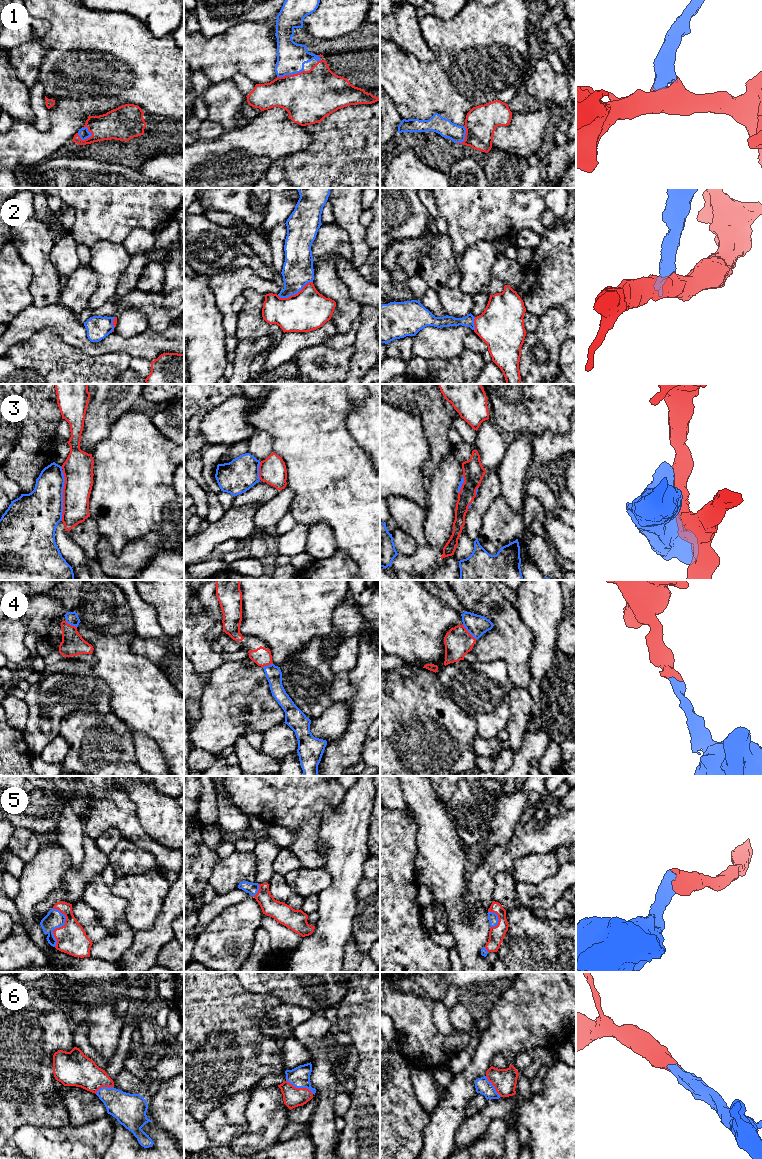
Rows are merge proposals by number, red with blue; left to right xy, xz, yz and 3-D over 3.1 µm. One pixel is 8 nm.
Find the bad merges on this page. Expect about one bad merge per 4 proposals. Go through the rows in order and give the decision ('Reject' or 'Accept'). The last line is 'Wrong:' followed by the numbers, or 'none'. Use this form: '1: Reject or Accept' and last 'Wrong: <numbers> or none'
1: Accept
2: Reject
3: Reject
4: Accept
5: Accept
6: Accept
Wrong: 2, 3

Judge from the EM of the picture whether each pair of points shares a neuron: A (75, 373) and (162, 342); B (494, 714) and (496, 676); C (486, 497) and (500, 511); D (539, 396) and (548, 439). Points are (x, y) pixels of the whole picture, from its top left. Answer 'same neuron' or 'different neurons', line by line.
A: different neurons
B: same neuron
C: different neurons
D: different neurons

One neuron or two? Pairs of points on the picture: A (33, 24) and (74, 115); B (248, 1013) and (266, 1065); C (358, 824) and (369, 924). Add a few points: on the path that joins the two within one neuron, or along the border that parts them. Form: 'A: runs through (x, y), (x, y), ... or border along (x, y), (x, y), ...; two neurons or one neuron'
A: border along (32, 16), (43, 18), (50, 25), (38, 40); two neurons
B: runs through (248, 1026), (248, 1045), (255, 1052); one neuron
C: border along (359, 900), (353, 923); two neurons

